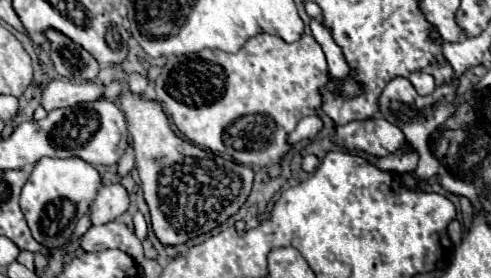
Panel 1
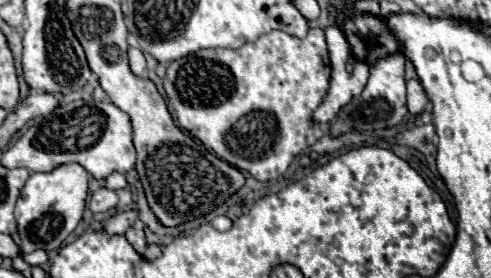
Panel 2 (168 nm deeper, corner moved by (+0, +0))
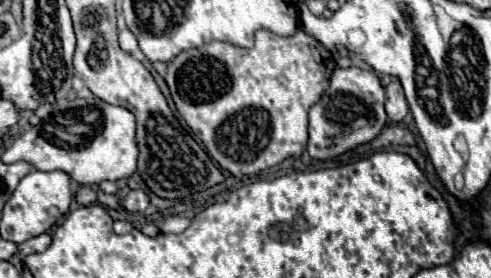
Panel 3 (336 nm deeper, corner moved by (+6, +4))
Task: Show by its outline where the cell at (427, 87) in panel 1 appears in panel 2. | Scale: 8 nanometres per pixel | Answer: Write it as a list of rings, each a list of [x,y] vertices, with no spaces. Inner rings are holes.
[[[418,78],[408,80],[408,110],[410,114],[418,114],[422,110],[426,110],[428,106],[428,94],[424,90],[424,86],[420,84]]]

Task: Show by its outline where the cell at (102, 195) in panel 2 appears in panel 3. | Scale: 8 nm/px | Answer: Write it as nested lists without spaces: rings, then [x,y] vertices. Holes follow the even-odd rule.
[[[80,186],[76,192],[74,192],[74,198],[80,206],[90,206],[90,204],[96,204],[96,190],[90,188],[90,186]]]

